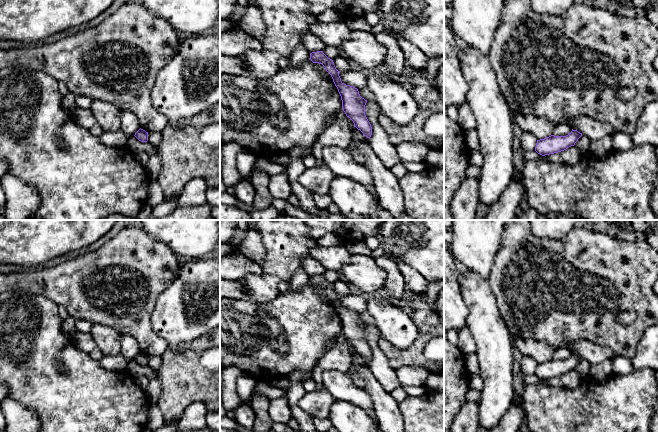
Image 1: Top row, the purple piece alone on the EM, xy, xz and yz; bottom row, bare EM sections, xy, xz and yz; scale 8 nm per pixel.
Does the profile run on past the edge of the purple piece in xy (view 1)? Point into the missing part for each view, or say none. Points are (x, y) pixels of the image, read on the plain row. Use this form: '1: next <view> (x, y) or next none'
1: next none

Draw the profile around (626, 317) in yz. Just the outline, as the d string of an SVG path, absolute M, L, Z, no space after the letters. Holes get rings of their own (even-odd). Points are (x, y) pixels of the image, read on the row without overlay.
M633 310L623 311L617 316L617 320L623 325L634 322L636 318L637 315Z

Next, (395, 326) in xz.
M375 298L368 301L367 312L375 319L381 338L397 349L405 350L417 339L417 326L399 305Z

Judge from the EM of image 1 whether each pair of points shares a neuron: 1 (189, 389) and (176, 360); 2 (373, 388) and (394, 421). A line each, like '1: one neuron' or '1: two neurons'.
1: one neuron
2: one neuron

